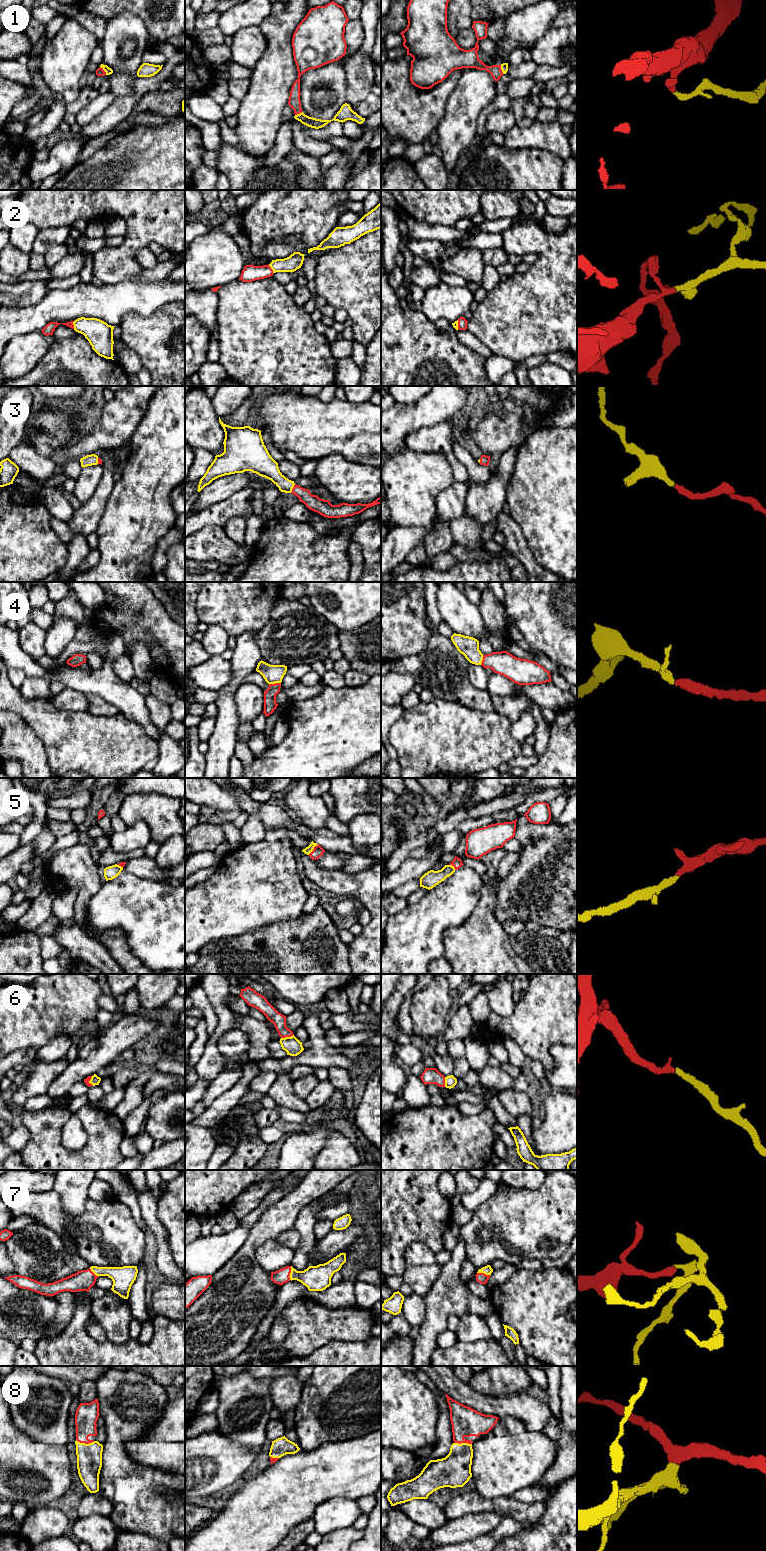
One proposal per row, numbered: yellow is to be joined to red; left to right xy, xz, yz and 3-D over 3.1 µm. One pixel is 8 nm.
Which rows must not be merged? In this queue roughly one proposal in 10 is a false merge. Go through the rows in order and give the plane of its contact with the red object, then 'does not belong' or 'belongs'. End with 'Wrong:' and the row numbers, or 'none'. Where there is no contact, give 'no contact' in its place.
1: contact in xy; belongs
2: contact in xz; belongs
3: contact in xz; belongs
4: contact in xz; belongs
5: contact in xz; belongs
6: contact in xz; belongs
7: contact in xz; belongs
8: contact in xy; belongs
Wrong: none

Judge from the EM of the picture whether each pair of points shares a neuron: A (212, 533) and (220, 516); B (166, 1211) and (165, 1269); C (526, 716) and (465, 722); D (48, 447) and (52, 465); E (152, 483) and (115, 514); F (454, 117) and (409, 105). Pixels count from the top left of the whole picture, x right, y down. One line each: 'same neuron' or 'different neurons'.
A: different neurons
B: different neurons
C: different neurons
D: different neurons
E: same neuron
F: different neurons

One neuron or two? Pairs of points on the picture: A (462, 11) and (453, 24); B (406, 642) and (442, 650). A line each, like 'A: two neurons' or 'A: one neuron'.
A: one neuron
B: two neurons

